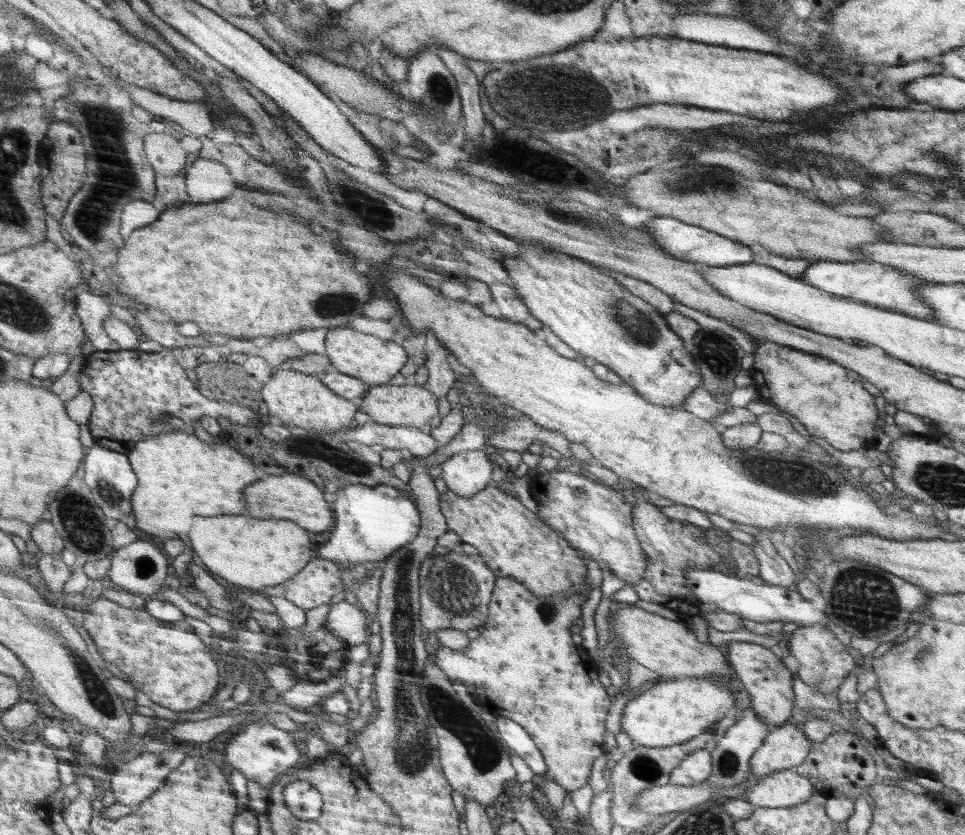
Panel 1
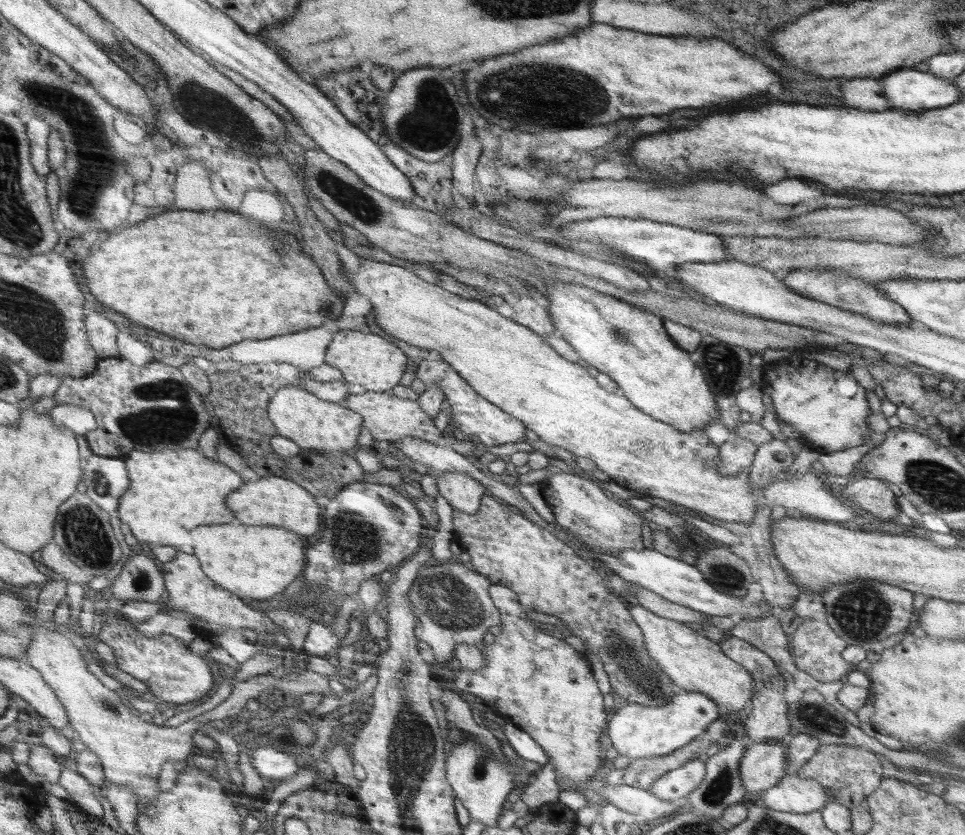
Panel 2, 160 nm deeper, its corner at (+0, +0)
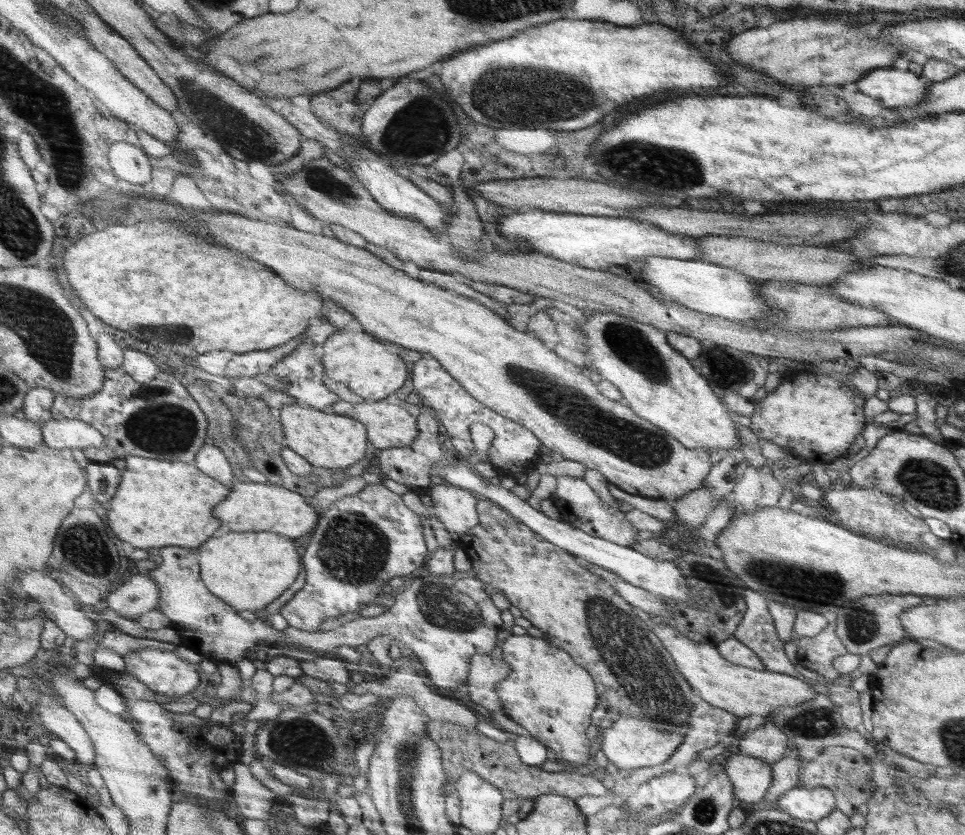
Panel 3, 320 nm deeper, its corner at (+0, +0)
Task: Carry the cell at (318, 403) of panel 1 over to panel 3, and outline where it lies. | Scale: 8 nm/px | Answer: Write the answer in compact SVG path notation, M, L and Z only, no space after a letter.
M298 402L283 406L280 416L286 446L303 456L312 466L334 471L354 466L360 458L364 458L367 428L364 428L365 423L358 422L358 419L328 410L321 411Z

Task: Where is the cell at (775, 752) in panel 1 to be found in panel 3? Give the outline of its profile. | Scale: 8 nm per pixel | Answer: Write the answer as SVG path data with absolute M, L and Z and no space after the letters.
M738 752L727 758L726 775L733 780L737 802L760 803L773 784L773 764Z

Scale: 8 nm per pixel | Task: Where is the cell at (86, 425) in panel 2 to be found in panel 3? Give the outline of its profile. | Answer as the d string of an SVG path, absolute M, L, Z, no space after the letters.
M49 420L41 426L43 442L52 450L64 450L65 448L103 448L105 438L103 434L81 420Z

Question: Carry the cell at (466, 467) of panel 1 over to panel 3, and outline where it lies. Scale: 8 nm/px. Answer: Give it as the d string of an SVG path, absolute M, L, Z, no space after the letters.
M447 482L432 486L429 495L433 502L430 513L442 522L453 542L465 538L479 524L476 498L467 488Z

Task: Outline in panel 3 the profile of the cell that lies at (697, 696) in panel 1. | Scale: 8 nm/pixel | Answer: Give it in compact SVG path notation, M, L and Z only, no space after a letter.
M619 718L603 732L599 749L602 750L606 759L618 769L632 772L644 767L662 765L669 761L678 748L684 744L689 730L689 724L685 724L670 733L670 731L662 731L660 726L652 725L642 718L622 718L622 720Z

